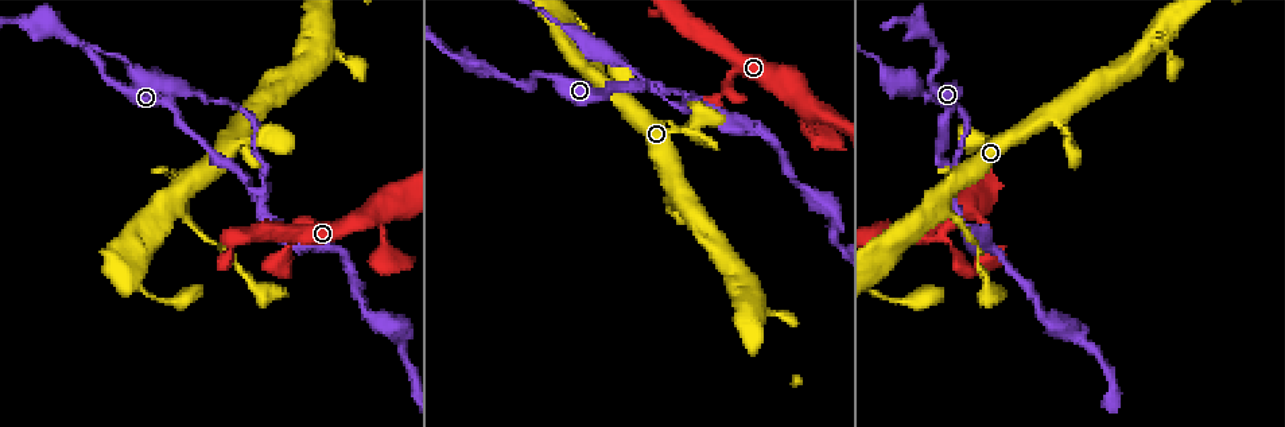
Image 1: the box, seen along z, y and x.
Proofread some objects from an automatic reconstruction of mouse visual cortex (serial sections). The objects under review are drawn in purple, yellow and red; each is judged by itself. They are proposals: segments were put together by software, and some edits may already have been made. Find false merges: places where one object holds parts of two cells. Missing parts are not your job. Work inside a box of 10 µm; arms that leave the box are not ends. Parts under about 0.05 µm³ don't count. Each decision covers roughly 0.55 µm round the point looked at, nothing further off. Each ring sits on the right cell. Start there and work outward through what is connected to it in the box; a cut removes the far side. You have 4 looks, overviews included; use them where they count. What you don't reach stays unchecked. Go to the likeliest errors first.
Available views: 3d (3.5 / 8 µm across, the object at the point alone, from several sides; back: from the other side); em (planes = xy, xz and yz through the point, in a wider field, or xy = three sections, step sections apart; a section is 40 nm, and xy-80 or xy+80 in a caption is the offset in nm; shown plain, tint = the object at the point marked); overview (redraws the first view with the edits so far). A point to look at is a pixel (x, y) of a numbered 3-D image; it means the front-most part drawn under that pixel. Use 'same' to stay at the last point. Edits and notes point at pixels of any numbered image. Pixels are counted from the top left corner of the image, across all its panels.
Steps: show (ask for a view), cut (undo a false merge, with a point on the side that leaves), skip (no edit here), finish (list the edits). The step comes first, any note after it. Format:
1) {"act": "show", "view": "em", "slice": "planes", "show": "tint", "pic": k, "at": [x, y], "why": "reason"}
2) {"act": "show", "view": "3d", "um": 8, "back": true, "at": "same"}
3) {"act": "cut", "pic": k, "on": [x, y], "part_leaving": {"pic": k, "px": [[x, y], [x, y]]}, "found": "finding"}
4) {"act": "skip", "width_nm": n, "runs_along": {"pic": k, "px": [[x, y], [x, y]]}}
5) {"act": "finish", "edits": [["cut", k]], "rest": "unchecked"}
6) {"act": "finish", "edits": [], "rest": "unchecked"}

{"act": "show", "view": "em", "slice": "xy", "step": 1, "show": "tint", "pic": 1, "at": [254, 194], "why": "three arms meet"}

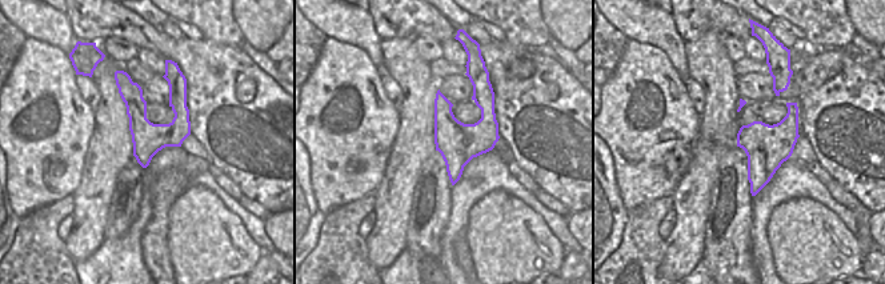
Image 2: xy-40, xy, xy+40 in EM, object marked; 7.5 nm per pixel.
{"act": "show", "view": "3d", "um": 3.5, "back": true, "at": "same", "why": "see where the arms go"}

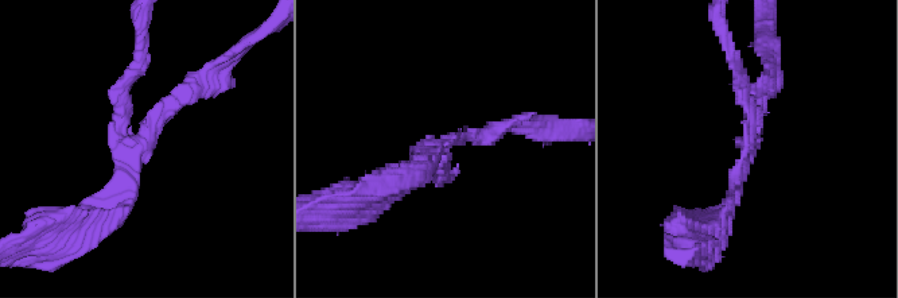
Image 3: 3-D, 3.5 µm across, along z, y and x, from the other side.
{"act": "skip", "arms": 3, "arm_widths_nm": [150, 200, 200], "runs_along": {"pic": 3, "px": [[199, 81], [133, 147], [108, 221]]}, "found": "all the same cell"}

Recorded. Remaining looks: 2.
{"act": "show", "view": "3d", "um": 3.5, "pic": 1, "at": [601, 83], "why": "sharp bend"}

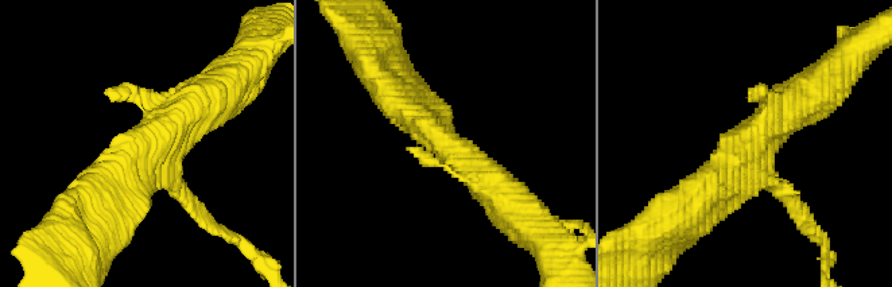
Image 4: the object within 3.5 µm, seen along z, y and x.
{"act": "show", "view": "em", "slice": "xy", "step": 1, "show": "tint", "pic": 4, "at": [447, 149]}

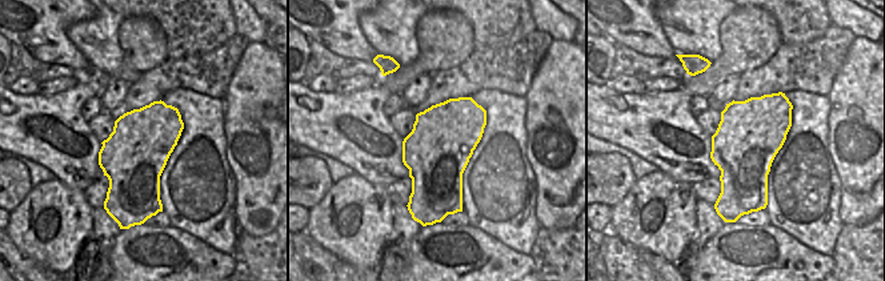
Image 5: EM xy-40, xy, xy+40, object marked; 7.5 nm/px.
{"act": "skip", "runs_along": {"pic": 4, "px": [[511, 204], [395, 97]]}, "found": "continuous, no second cell"}

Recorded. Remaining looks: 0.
{"act": "finish", "edits": [], "rest": "unchecked"}

